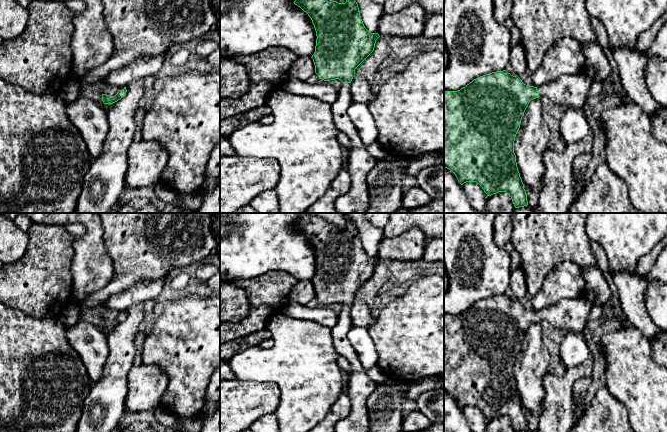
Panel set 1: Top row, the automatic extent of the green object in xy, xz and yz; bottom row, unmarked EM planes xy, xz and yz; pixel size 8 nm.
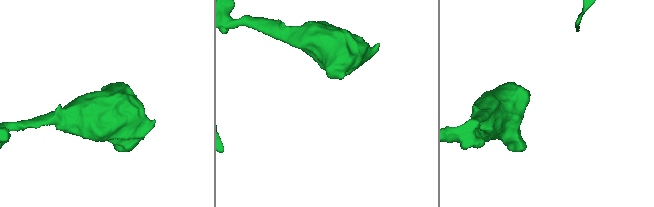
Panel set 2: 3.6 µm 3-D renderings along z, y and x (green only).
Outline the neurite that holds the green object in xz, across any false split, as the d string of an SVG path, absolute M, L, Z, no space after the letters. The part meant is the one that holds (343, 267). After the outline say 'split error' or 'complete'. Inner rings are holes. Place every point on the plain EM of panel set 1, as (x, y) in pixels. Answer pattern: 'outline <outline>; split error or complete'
outline M347 214L346 222L345 227L338 227L318 217L303 217L294 225L294 228L308 238L316 255L315 276L311 281L315 289L315 297L324 305L335 303L342 305L338 321L331 328L331 335L335 350L348 360L353 369L349 377L347 391L351 401L351 411L347 417L336 423L335 432L368 432L367 398L374 392L378 384L366 374L366 369L362 366L347 334L353 326L350 307L356 298L355 293L374 275L376 264L380 260L378 257L371 257L365 252L358 228Z; split error

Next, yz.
outline M503 294L480 300L460 314L444 315L444 391L455 398L461 409L476 406L487 420L506 416L515 432L527 430L514 365L529 326L548 321L555 328L571 329L578 333L587 326L591 309L591 304L579 296L562 299L554 306L534 311Z; split error

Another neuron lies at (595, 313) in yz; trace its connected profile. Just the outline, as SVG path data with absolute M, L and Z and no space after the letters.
M592 307L588 315L588 323L600 318L602 314L603 314L603 309L601 307Z

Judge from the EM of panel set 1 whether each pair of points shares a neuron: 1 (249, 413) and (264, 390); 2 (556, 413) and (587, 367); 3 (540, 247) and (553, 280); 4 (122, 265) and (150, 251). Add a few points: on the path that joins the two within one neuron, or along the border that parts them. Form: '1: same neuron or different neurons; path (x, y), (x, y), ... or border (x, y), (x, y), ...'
1: same neuron; path (249, 407), (258, 396)
2: same neuron; path (558, 400), (558, 391), (574, 375)
3: different neurons; border (572, 262), (560, 261), (545, 277), (538, 291)
4: same neuron; path (129, 264), (143, 251)

